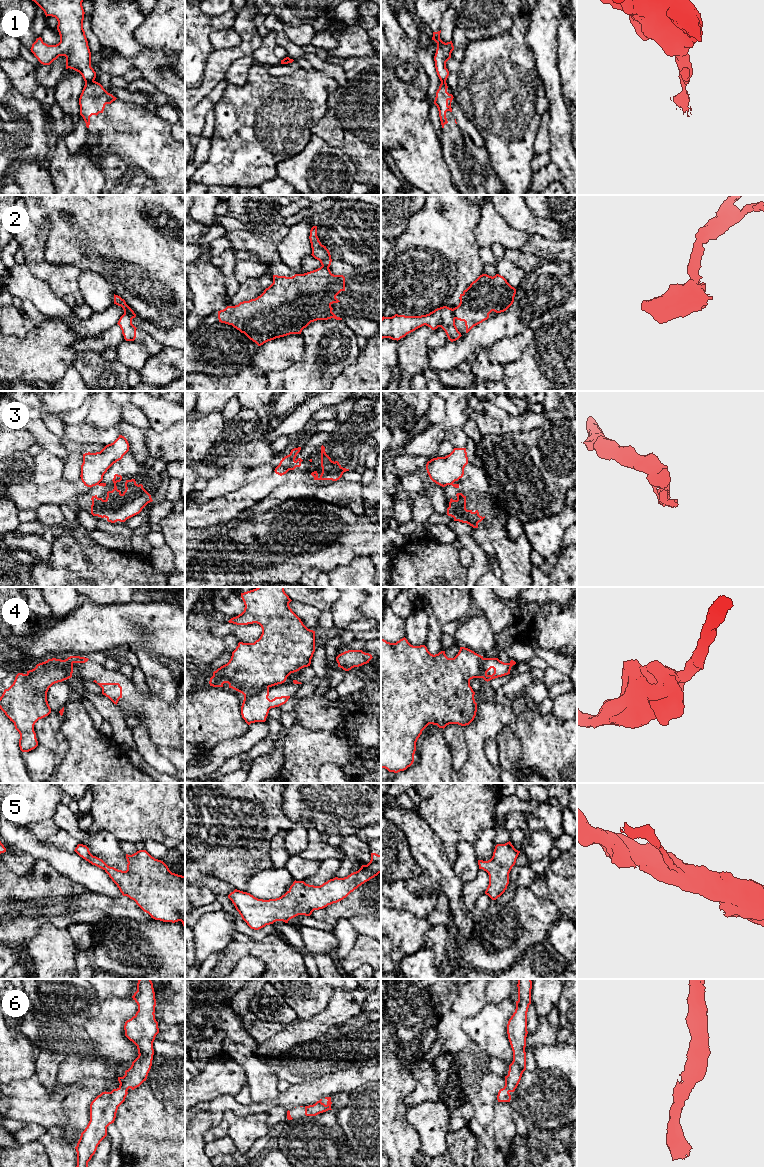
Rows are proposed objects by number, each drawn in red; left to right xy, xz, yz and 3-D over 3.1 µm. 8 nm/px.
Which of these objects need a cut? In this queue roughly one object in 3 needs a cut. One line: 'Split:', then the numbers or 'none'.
Split: 1, 2, 3, 4

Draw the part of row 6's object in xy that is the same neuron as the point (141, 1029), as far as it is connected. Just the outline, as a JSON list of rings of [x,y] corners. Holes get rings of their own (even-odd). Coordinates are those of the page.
[[[139,979],[137,983],[137,991],[132,996],[138,1005],[138,1011],[129,1020],[125,1022],[125,1036],[132,1041],[138,1049],[138,1057],[132,1062],[131,1067],[125,1071],[123,1077],[118,1077],[120,1083],[117,1089],[111,1092],[102,1092],[90,1104],[90,1121],[81,1133],[80,1139],[75,1147],[77,1152],[77,1166],[88,1167],[88,1162],[95,1154],[100,1142],[107,1136],[107,1127],[114,1123],[118,1107],[125,1101],[128,1089],[134,1090],[146,1081],[148,1073],[152,1066],[154,1055],[153,1042],[159,1033],[158,1022],[155,1019],[155,992],[151,979]]]

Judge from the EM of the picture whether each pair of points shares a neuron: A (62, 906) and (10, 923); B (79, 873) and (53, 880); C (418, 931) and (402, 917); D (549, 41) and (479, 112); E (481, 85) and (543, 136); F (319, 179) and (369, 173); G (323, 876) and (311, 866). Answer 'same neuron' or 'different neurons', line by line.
A: same neuron
B: different neurons
C: same neuron
D: different neurons
E: different neurons
F: different neurons
G: different neurons

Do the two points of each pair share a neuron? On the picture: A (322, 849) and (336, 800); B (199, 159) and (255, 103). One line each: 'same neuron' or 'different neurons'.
A: different neurons
B: different neurons

